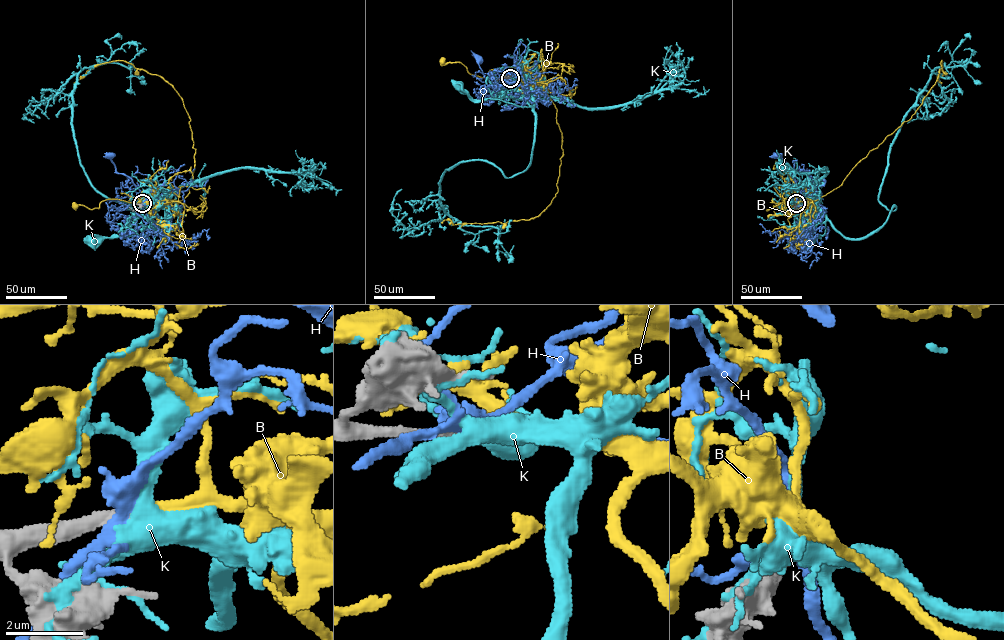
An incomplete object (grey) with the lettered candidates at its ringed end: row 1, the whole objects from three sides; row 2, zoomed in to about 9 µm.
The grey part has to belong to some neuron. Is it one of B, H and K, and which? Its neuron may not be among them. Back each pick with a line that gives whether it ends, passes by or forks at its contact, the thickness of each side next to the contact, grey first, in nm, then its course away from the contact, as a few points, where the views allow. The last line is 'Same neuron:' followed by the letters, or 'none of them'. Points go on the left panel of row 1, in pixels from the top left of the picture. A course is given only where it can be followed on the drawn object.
B: It ends there. Thickness 280 nm (grey) against 280 nm. Its course: (143, 203), (143, 198), (137, 203), (108, 199), (102, 201), (98, 208), (75, 205)
Same neuron: B

